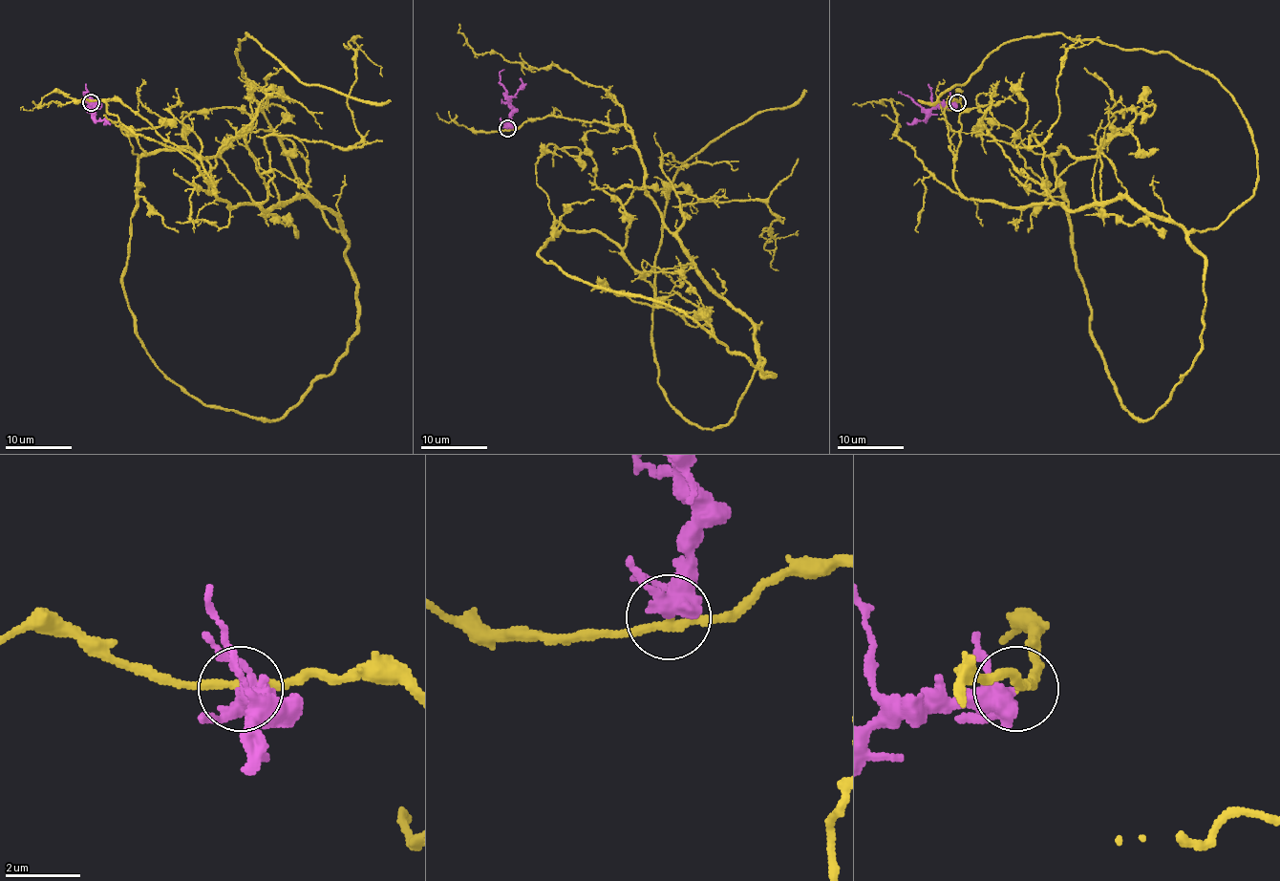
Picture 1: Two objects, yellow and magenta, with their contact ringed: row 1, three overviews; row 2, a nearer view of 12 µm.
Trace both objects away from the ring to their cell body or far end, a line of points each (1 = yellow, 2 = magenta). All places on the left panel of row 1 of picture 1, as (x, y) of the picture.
1: (91, 101), (137, 112), (230, 206), (311, 198), (343, 231), (242, 76), (240, 40), (301, 82), (389, 100)
2: (91, 101), (96, 107), (92, 108), (84, 96), (84, 94), (89, 94)

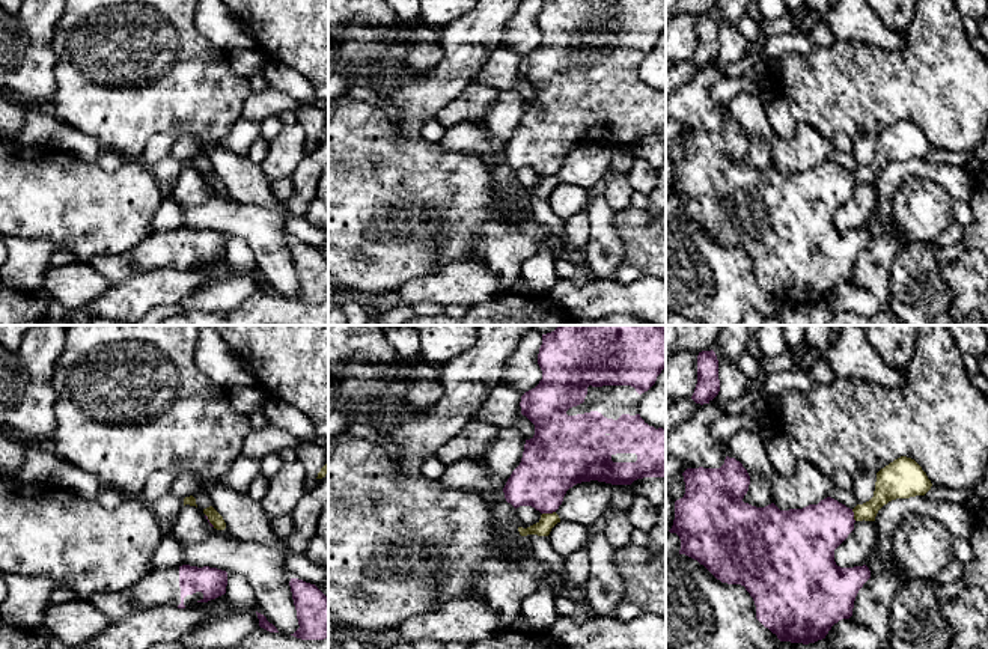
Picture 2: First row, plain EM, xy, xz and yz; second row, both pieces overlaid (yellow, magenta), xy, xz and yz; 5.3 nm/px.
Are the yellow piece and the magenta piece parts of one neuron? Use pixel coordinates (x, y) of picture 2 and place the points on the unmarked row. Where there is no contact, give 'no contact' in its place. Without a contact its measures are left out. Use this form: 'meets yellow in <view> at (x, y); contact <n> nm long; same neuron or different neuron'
meets yellow in xz at (548, 176); contact 70 nm long; different neuron

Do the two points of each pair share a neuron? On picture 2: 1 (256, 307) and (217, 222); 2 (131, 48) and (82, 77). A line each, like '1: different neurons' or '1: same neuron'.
1: different neurons
2: same neuron

